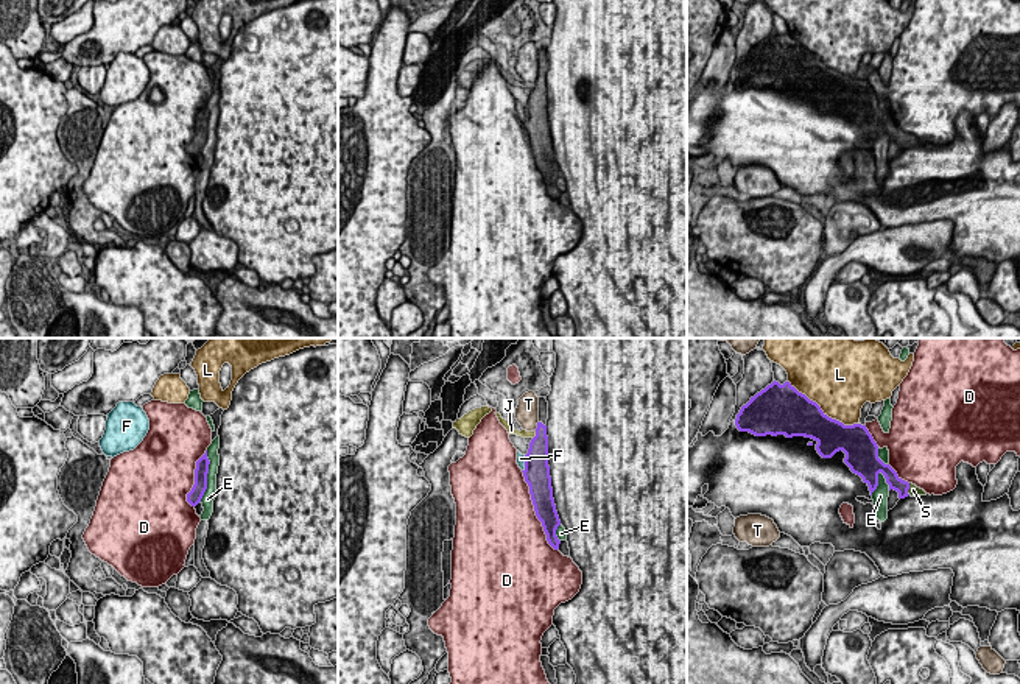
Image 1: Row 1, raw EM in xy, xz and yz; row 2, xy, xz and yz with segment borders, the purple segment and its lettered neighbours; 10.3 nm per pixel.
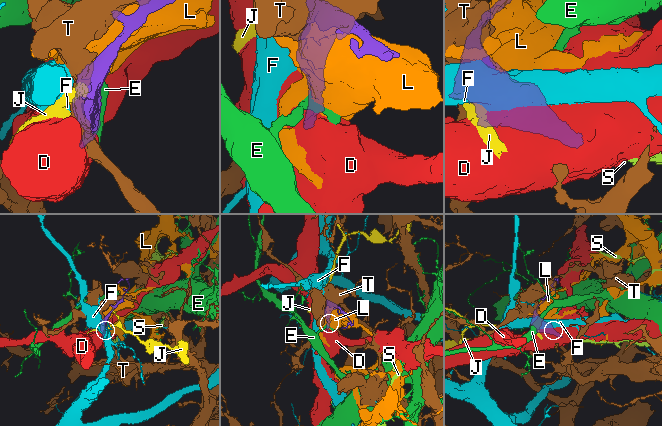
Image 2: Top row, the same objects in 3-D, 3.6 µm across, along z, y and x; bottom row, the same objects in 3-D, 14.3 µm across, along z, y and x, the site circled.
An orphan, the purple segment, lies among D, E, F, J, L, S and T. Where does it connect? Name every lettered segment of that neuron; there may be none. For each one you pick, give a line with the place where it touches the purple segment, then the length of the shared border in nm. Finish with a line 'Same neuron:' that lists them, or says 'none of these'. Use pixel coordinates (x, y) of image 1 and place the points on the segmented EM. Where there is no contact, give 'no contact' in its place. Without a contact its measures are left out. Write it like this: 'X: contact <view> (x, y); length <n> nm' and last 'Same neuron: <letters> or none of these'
S: contact yz (908, 488); length 130 nm
Same neuron: S

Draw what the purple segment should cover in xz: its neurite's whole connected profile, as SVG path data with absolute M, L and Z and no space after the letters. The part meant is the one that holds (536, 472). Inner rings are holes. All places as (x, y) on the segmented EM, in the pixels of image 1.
M537 422L536 436L529 442L528 453L525 455L525 469L522 472L529 486L534 511L542 522L547 541L557 550L561 541L556 536L556 530L561 520L553 499L547 425L542 422Z

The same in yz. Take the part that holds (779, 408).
M774 380L751 397L737 414L735 425L740 432L755 436L811 438L818 442L816 450L822 458L832 458L842 450L844 463L863 478L871 495L878 486L880 472L889 491L899 492L899 499L927 495L923 489L902 480L889 464L878 458L878 446L866 425L844 425L828 418L816 402L799 393L790 382L780 385Z

